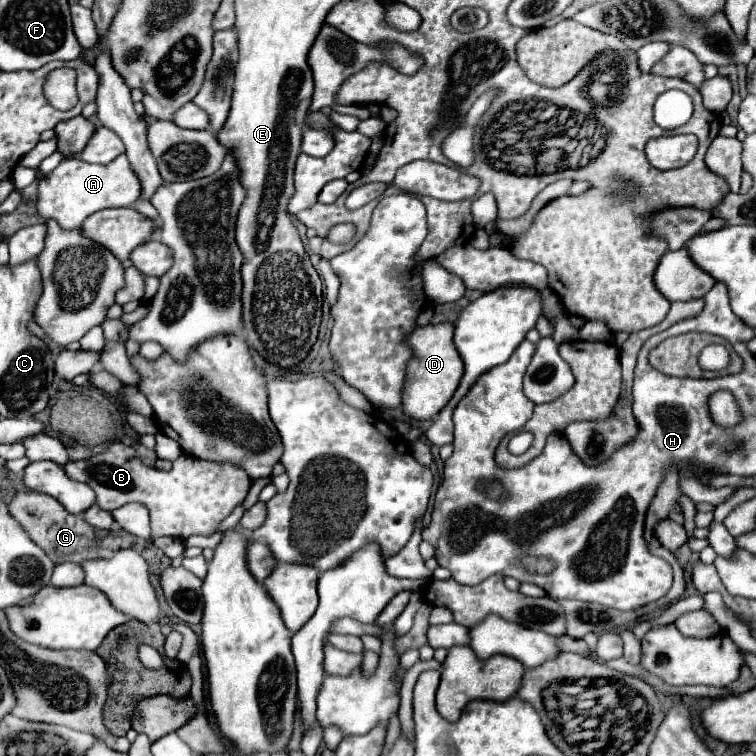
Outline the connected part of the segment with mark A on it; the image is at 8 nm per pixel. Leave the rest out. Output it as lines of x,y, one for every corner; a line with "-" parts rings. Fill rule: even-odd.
120,154
118,160
112,160
110,164
88,164
66,158
48,176
42,176
38,184
38,214
46,220
58,220
62,228
78,228
90,214
104,208
132,206
142,192
140,180
126,154

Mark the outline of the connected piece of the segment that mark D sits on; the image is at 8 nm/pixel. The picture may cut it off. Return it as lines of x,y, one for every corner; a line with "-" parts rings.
442,322
442,324
430,324
424,328
416,328
408,336
408,344
414,348
414,356
408,364
408,376
404,386
404,398
402,408
410,418
416,420
430,420
434,418
452,398
456,392
462,376
464,376
464,362
454,346
454,324

